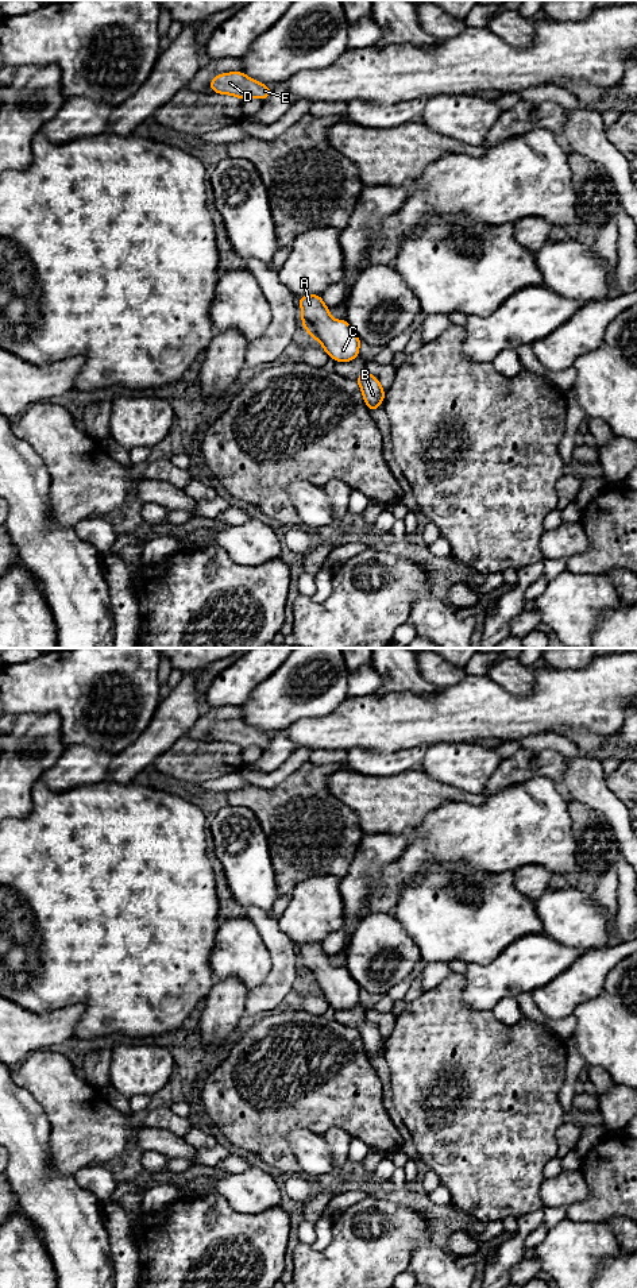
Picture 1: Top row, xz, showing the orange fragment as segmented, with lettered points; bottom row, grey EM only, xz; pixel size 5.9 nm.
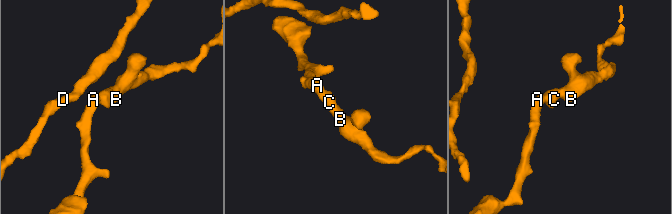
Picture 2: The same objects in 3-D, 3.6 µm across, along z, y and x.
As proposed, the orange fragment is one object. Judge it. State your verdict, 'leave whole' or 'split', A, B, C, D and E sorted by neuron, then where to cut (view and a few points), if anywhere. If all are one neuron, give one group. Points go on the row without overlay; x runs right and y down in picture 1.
leave whole | A B C D E | no cut

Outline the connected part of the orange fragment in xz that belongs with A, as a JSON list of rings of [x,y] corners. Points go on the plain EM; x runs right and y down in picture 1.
[[[321,942],[298,945],[304,977],[318,988],[329,1006],[336,1010],[350,1010],[359,1003],[360,986],[354,980],[345,967],[333,968],[329,956],[323,950]]]

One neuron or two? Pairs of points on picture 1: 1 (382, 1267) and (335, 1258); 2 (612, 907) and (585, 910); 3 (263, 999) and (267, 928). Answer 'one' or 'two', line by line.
1: one
2: two
3: one

